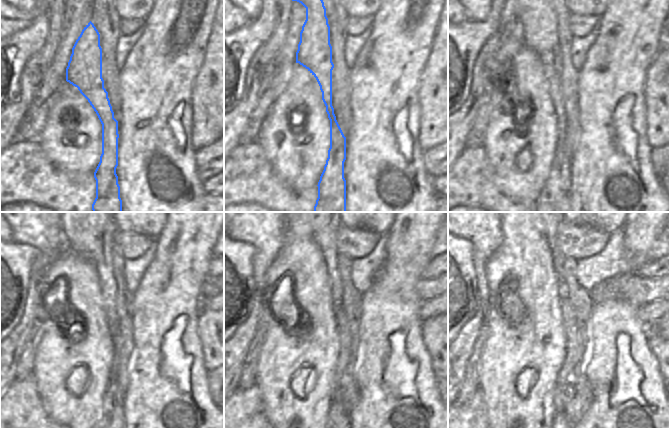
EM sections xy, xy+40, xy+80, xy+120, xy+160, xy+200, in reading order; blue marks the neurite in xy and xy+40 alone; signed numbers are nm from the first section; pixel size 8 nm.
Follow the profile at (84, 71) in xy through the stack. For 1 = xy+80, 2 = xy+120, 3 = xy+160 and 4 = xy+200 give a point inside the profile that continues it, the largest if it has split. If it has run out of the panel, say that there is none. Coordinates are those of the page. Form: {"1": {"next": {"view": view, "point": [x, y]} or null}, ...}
{"1": {"next": {"view": "xy+80", "point": [534, 8]}}, "2": {"next": {"view": "xy+120", "point": [90, 232]}}, "3": {"next": {"view": "xy+160", "point": [323, 232]}}, "4": {"next": {"view": "xy+200", "point": [550, 232]}}}

